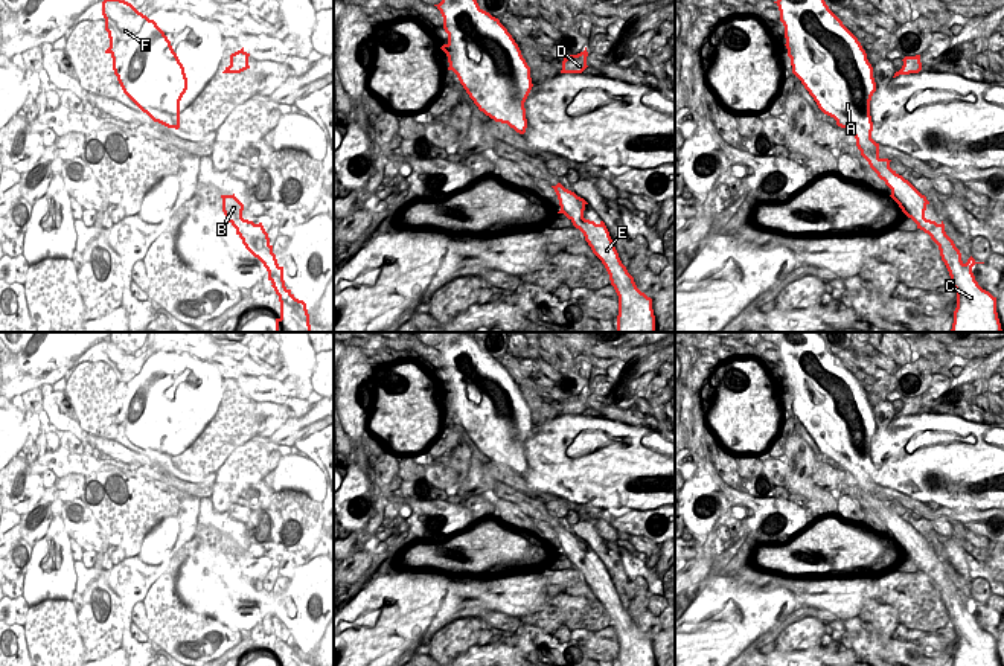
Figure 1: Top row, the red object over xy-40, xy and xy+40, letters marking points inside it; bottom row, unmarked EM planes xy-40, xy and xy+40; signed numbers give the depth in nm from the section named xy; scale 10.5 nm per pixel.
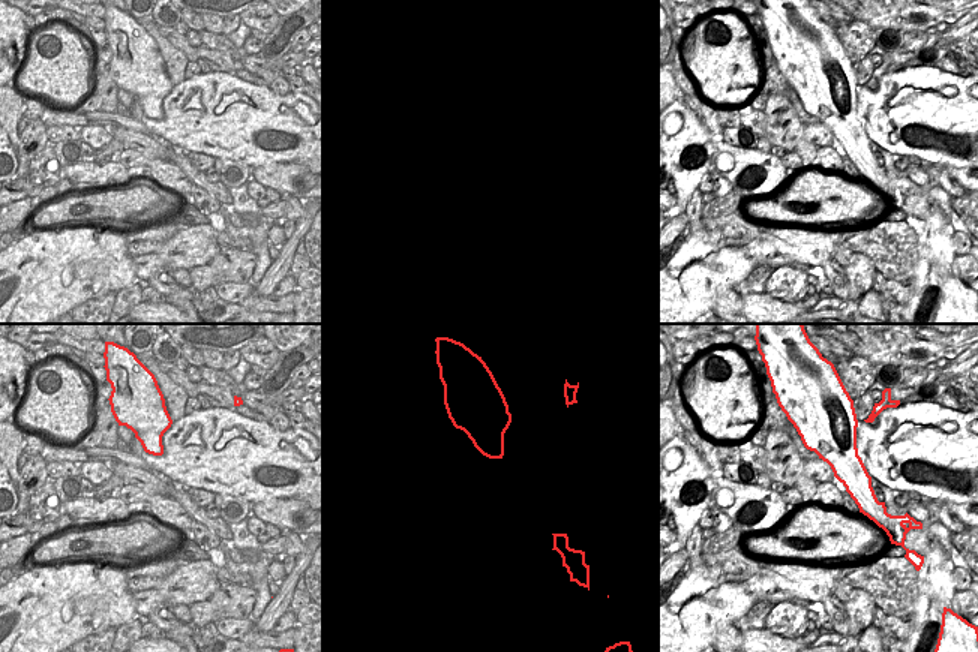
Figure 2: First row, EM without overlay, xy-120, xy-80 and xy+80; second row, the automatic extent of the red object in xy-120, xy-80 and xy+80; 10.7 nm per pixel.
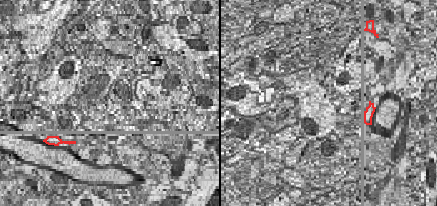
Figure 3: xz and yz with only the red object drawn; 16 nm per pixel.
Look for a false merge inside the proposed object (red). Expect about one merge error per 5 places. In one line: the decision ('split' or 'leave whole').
leave whole

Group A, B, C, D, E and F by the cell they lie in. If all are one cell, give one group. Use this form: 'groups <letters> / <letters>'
groups A B C D E F

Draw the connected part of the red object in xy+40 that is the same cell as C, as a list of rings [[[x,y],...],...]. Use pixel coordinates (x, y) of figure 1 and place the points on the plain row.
[[[780,332],[774,344],[785,367],[792,415],[818,450],[855,477],[861,497],[891,530],[890,538],[938,587],[957,632],[952,666],[1001,666],[996,639],[983,631],[972,614],[975,605],[984,604],[970,597],[964,605],[960,591],[946,576],[943,562],[937,565],[925,559],[929,546],[926,538],[890,509],[891,501],[879,498],[879,485],[871,480],[870,457],[876,424],[858,379],[829,351],[818,332]]]

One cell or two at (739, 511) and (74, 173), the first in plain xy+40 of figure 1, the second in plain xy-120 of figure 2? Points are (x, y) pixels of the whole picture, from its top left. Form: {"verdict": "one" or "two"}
{"verdict": "one"}

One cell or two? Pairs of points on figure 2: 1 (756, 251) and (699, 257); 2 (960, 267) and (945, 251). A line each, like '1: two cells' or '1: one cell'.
1: one cell
2: two cells

